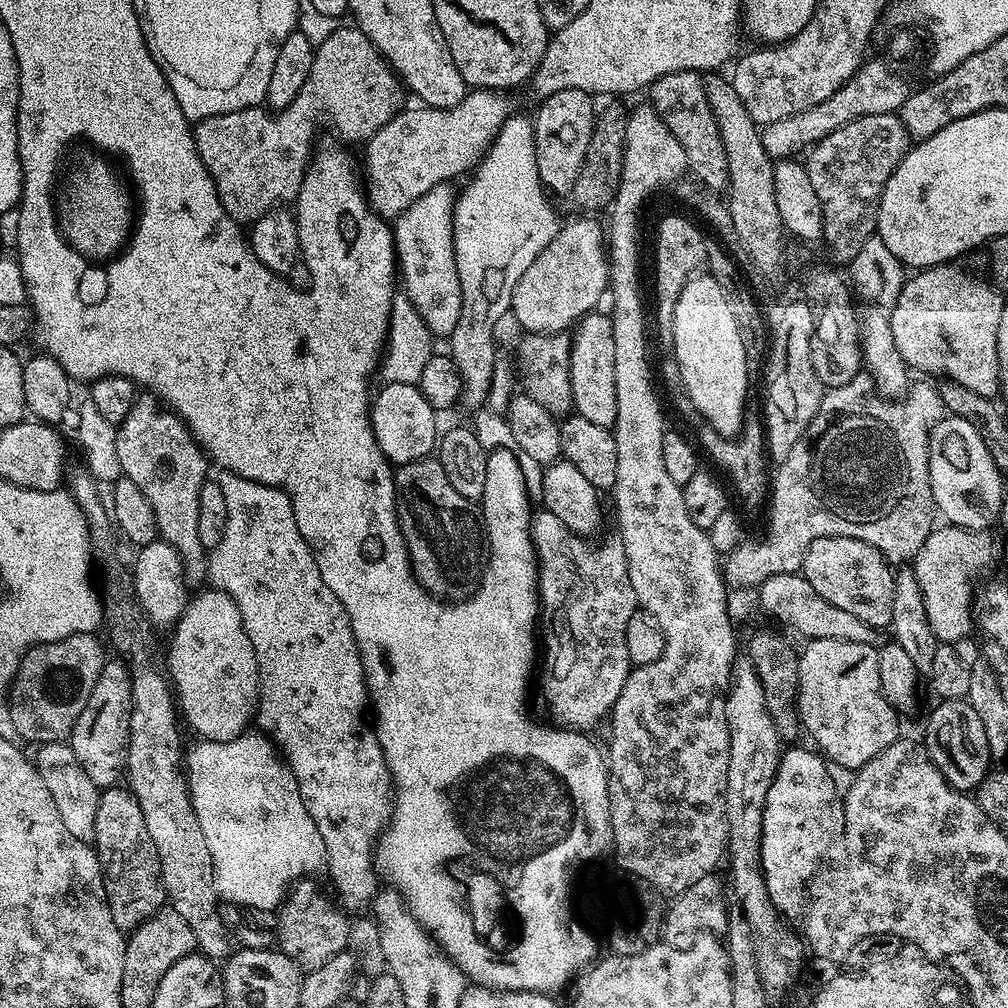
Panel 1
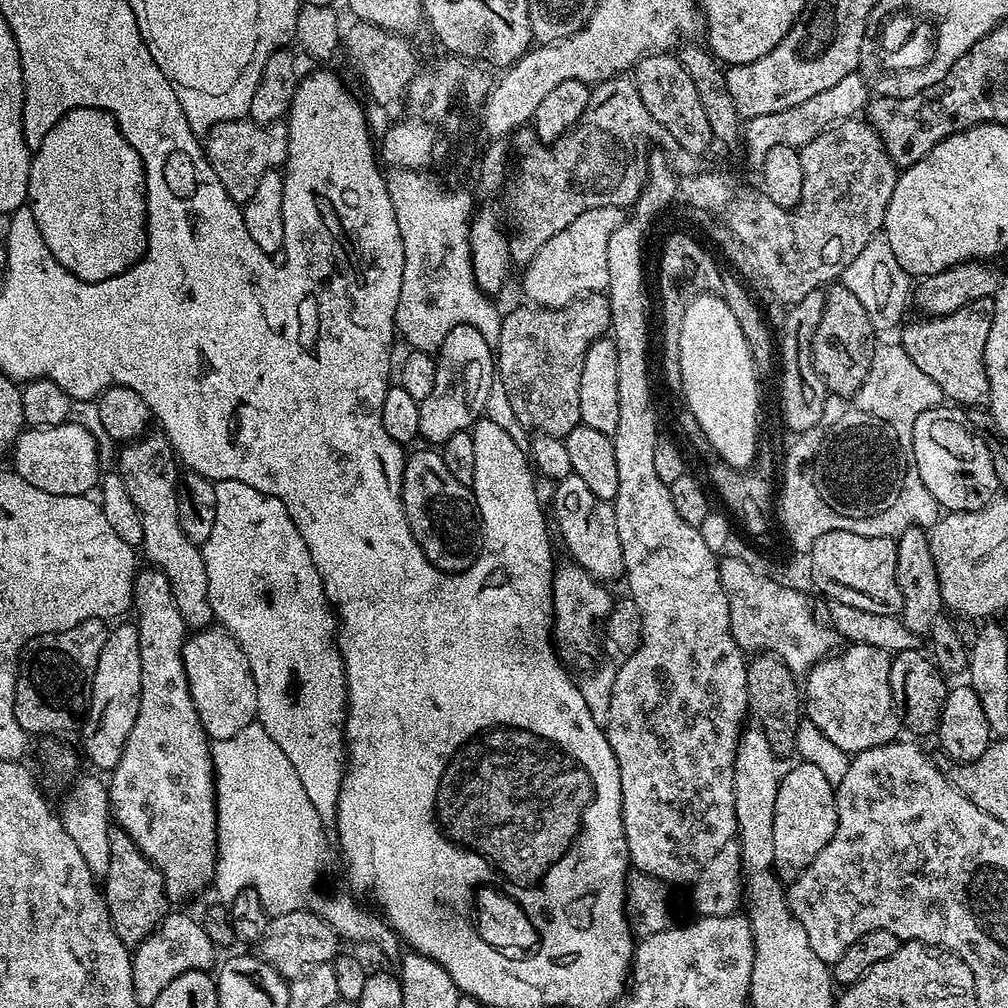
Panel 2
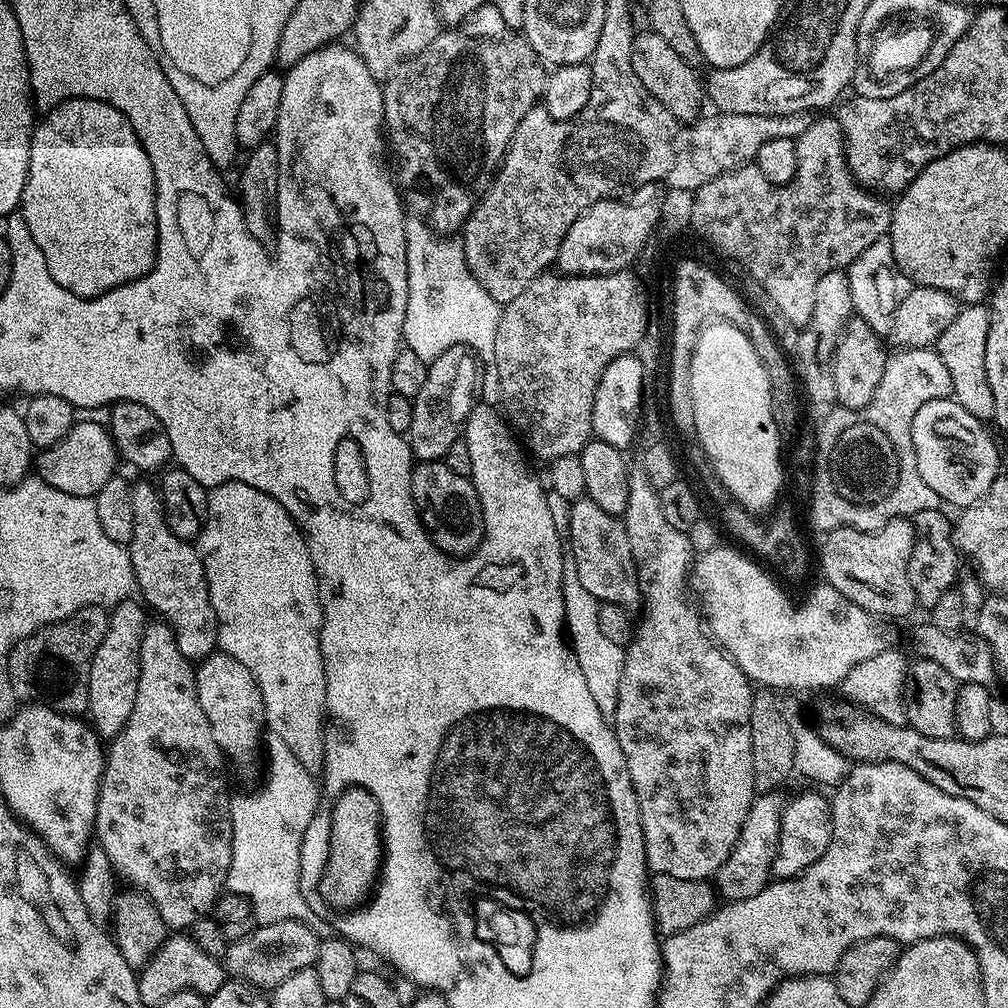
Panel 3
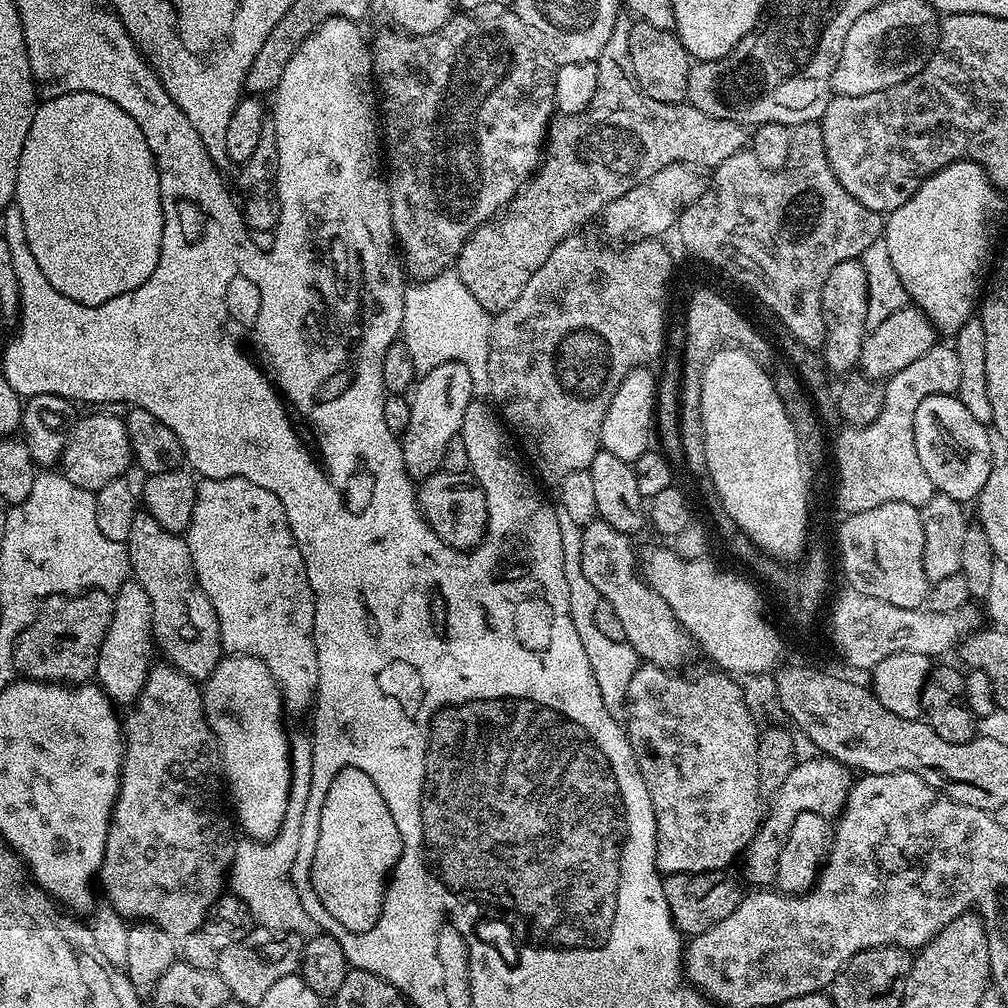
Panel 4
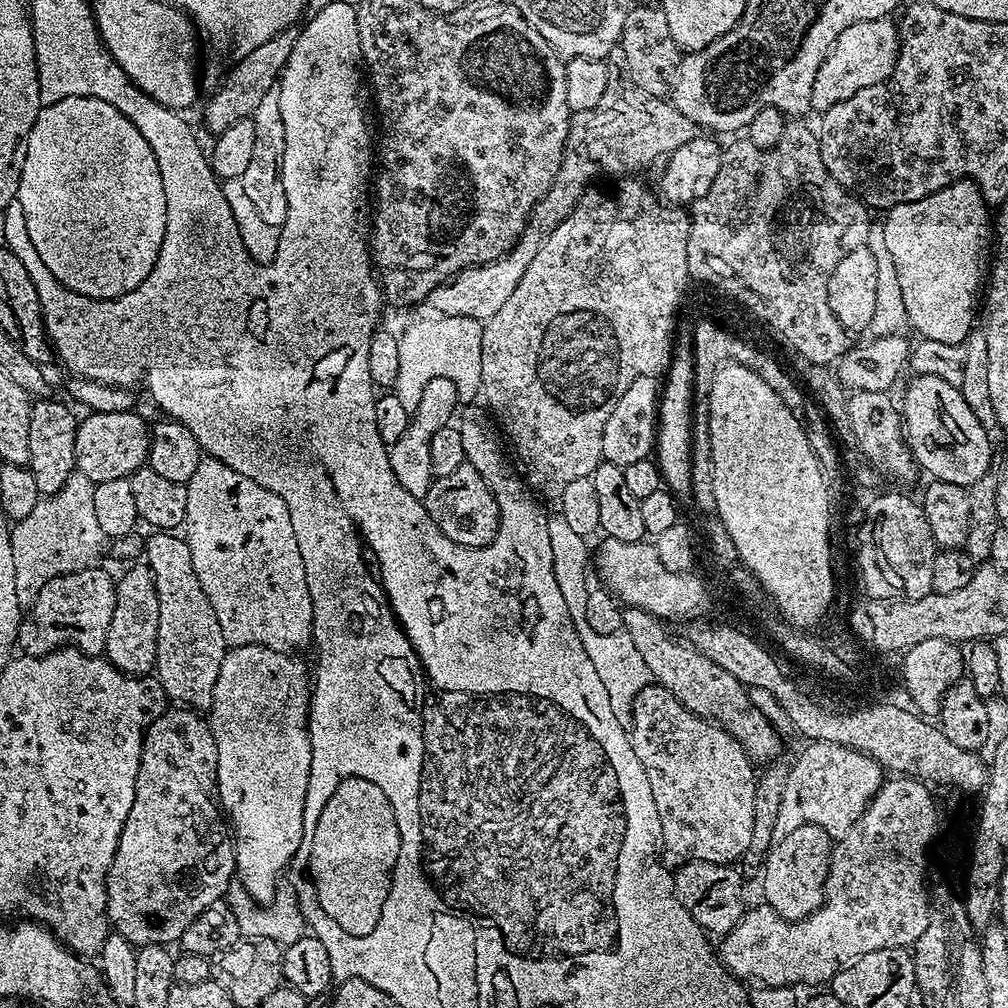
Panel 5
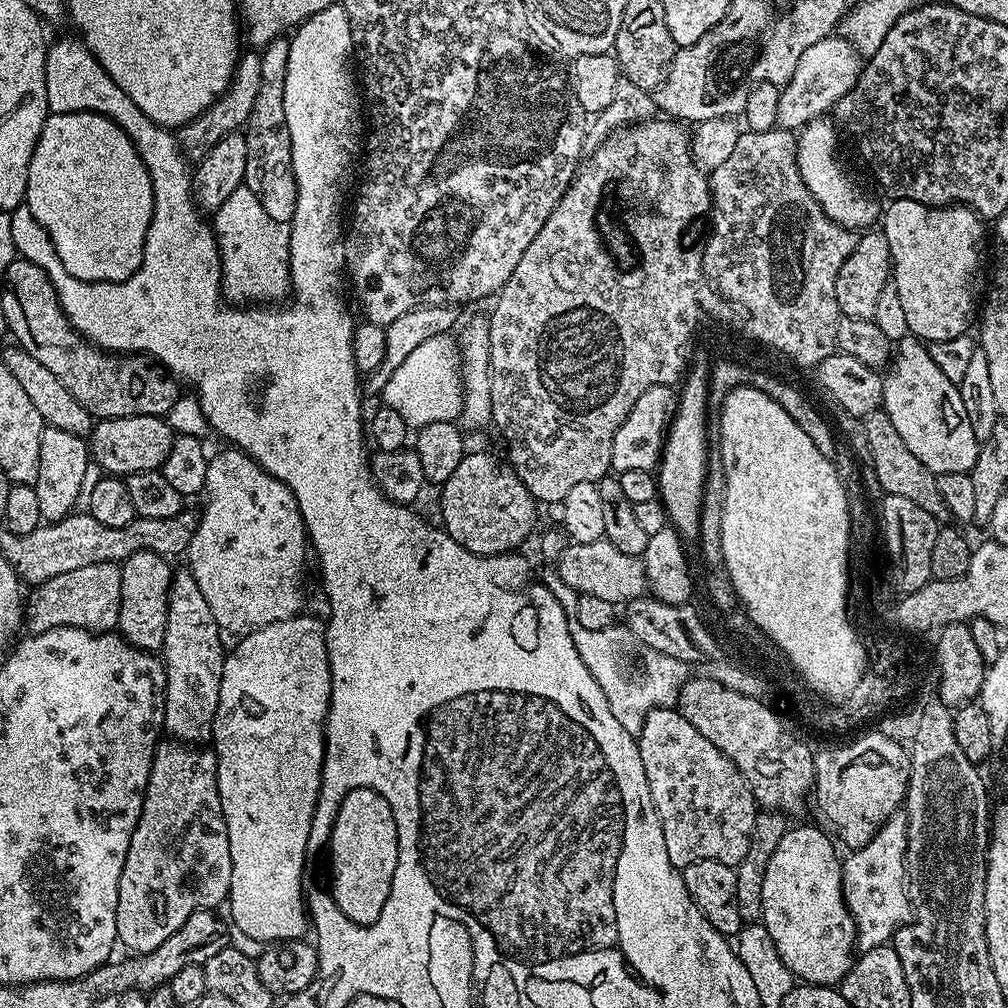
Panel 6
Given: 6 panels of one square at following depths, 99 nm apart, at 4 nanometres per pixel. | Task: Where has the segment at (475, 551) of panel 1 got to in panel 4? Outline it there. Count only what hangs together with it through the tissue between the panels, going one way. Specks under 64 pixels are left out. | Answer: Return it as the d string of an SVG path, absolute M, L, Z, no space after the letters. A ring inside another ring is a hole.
M441 470L430 474L425 480L419 481L418 499L424 521L431 526L434 534L451 548L471 550L484 541L484 534L488 531L486 494L471 471L450 474Z

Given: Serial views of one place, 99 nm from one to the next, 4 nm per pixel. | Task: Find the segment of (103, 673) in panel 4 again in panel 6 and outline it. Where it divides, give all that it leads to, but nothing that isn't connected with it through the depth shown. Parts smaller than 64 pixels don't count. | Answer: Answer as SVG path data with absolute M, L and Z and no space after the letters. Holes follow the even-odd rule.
M135 552L120 564L122 598L116 628L124 641L144 652L159 653L166 638L168 591L172 581L173 565L157 552Z

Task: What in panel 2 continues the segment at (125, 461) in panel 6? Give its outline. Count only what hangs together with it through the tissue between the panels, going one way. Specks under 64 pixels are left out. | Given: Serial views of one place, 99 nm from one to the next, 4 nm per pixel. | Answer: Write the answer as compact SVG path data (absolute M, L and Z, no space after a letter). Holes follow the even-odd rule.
M75 422L49 428L28 428L21 432L11 450L11 467L26 478L30 486L38 486L38 490L46 490L46 494L87 496L102 479L100 448L96 445L97 433L93 432Z

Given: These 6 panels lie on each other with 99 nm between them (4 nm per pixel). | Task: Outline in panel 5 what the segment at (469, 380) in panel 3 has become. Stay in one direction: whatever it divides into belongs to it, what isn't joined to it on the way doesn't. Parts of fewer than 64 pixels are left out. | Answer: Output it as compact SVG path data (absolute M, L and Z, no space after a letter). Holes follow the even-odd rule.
M448 378L431 381L423 391L422 402L416 407L416 411L411 413L406 434L402 434L402 438L398 438L398 442L391 444L388 449L390 464L394 474L398 474L398 482L406 486L406 490L410 490L414 498L423 500L433 482L432 439L436 437L438 430L449 427L451 420L448 419L451 418L452 411L453 416L457 411L456 404L458 405L458 397L454 382L450 382Z

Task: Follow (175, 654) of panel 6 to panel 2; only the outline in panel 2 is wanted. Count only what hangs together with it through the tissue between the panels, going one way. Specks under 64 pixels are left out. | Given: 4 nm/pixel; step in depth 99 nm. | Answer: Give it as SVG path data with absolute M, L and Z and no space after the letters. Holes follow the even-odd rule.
M145 434L119 449L120 465L118 471L126 490L138 506L142 518L142 556L149 565L166 574L174 602L178 604L178 614L182 614L189 629L207 628L213 623L214 609L210 606L204 553L186 534L182 534L182 522L178 522L178 486L181 469L170 442L163 434Z

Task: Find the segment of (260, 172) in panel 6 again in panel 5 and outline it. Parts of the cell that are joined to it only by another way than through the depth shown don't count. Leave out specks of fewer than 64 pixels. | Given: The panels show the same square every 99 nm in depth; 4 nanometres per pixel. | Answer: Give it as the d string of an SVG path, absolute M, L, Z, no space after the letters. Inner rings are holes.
M279 87L266 90L262 102L258 102L258 110L254 110L250 118L254 122L254 151L246 170L240 175L242 190L246 190L246 195L257 208L259 216L268 225L280 229L286 222L286 190L280 177L282 154L286 154L286 126L282 122Z

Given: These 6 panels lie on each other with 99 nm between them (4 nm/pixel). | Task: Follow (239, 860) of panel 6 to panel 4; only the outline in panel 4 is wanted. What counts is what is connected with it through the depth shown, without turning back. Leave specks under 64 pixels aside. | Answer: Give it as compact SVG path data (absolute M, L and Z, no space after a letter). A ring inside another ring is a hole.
M235 654L225 655L219 662L218 666L210 674L210 678L203 681L202 695L204 698L204 713L208 719L208 724L212 728L212 732L216 736L216 743L220 746L220 758L222 761L222 772L226 777L226 792L232 795L232 804L236 807L236 816L234 812L234 820L244 831L243 835L250 840L272 840L280 832L282 822L286 818L286 810L288 809L288 795L290 794L290 786L292 785L292 753L290 751L290 732L284 729L284 720L286 721L286 713L284 711L284 700L280 697L280 687L274 682L274 678L270 674L268 667L258 658L253 656L238 656Z

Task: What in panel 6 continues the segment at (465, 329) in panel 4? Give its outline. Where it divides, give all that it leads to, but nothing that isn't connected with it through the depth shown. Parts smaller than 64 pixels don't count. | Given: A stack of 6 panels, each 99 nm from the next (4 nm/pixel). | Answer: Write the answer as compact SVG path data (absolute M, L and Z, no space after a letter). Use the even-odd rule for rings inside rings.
M451 335L426 338L406 362L390 374L382 393L383 403L406 418L409 429L419 430L430 422L456 422L464 410L462 361L457 341Z

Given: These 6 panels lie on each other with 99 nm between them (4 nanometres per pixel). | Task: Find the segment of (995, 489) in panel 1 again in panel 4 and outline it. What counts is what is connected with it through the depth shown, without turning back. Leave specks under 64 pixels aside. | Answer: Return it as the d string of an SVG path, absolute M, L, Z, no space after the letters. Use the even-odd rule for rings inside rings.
M955 395L931 396L920 403L914 414L914 442L918 446L918 458L926 469L926 478L930 478L936 492L961 502L975 501L980 495L982 486L986 486L986 478L990 478L990 470L994 463L993 437L990 432L988 437L988 432L986 425L978 422L978 418L971 416L970 410L966 410L966 406L962 406L962 402Z

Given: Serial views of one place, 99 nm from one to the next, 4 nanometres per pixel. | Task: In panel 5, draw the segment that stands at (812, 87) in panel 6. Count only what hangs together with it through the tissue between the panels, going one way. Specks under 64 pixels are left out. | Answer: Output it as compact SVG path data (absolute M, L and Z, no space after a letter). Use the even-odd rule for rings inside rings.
M891 19L863 20L854 26L846 26L846 30L838 34L838 42L828 51L822 66L818 66L818 78L814 78L812 91L812 108L823 114L830 106L858 94L858 90L881 84L896 65L892 49L895 49L897 44L898 28ZM856 40L860 43L857 48Z

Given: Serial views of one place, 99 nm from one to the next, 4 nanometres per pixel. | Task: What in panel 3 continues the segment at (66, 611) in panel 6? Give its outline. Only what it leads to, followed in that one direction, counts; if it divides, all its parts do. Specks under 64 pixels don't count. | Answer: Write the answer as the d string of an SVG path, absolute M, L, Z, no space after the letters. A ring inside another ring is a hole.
M86 606L70 618L39 628L33 636L18 641L8 659L12 695L17 701L44 704L55 712L80 716L88 710L90 662L102 638L106 638L109 609Z

